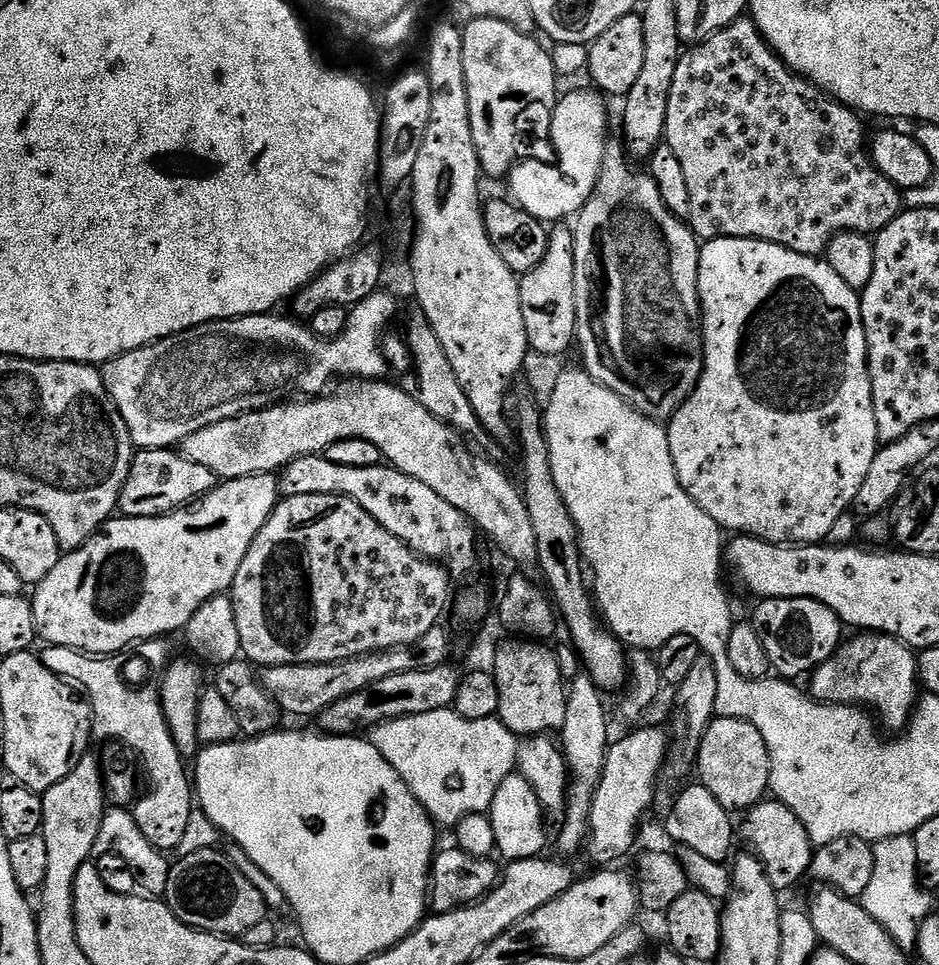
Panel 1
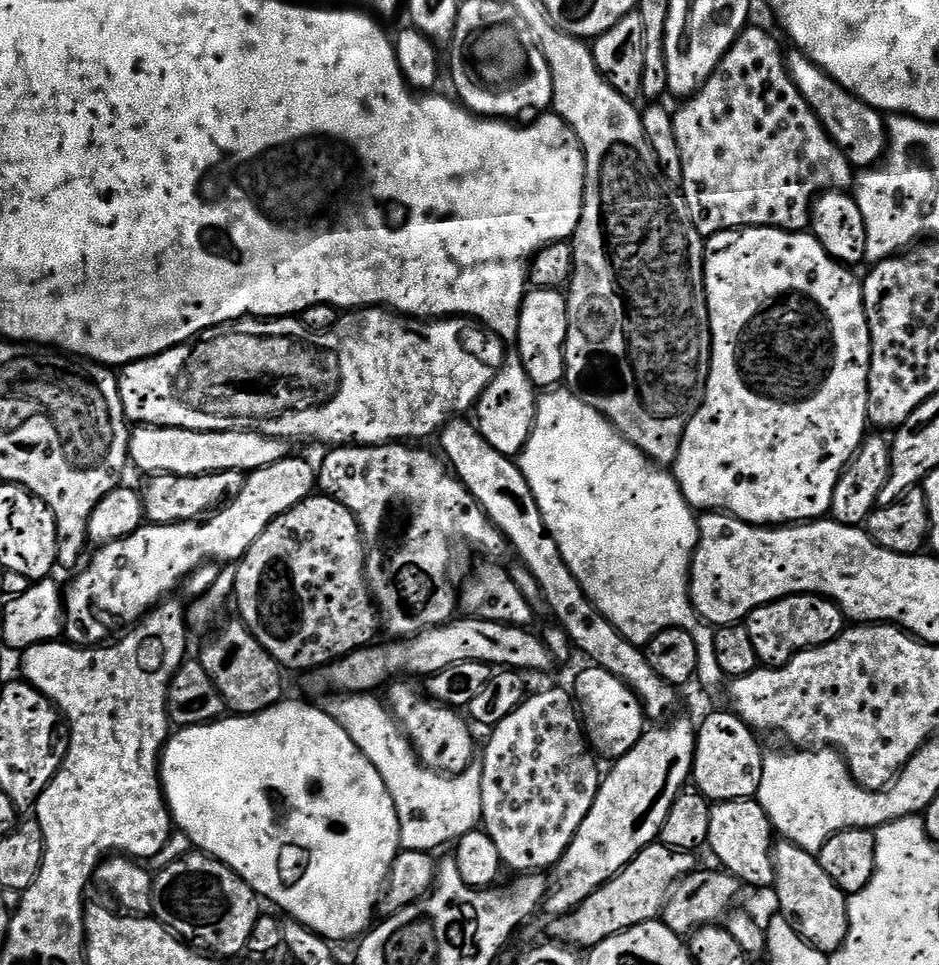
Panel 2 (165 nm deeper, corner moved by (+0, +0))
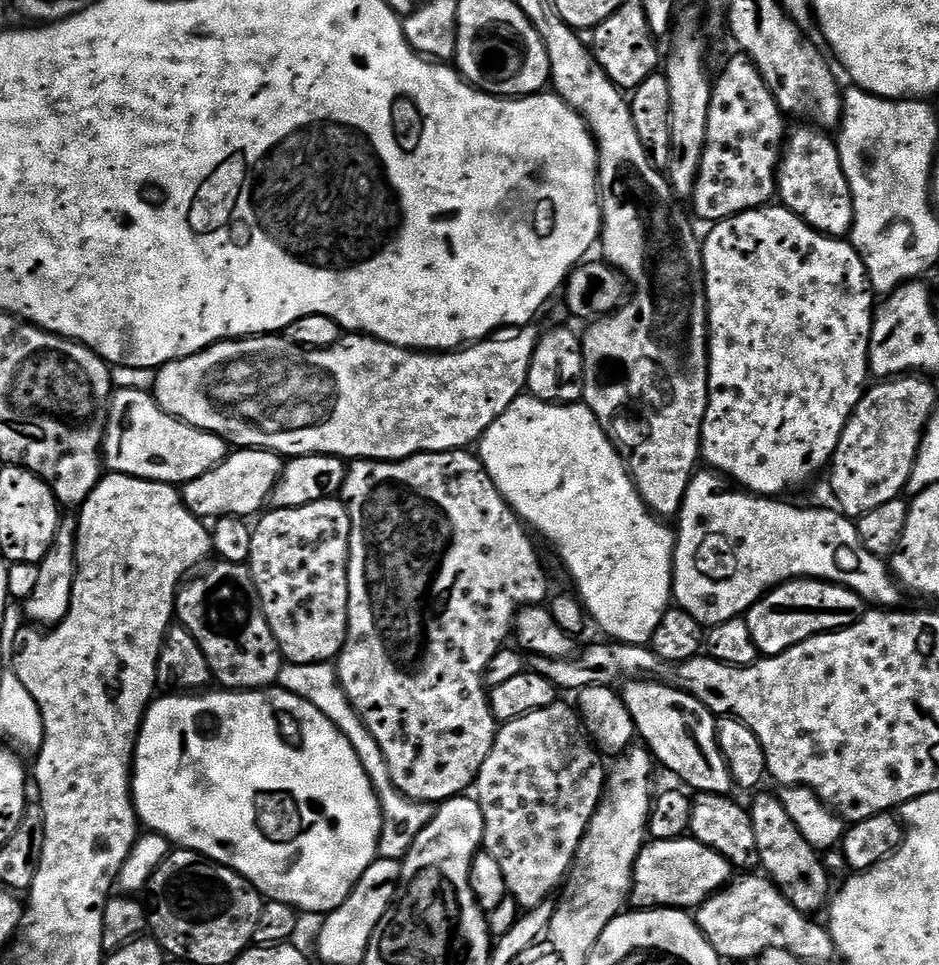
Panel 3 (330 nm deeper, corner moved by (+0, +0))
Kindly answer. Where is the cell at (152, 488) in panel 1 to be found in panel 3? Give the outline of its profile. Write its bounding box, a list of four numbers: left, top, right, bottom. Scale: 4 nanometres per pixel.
[183,448,285,518]

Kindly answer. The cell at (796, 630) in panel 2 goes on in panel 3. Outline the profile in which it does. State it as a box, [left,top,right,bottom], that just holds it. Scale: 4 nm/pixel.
[746,580,865,657]

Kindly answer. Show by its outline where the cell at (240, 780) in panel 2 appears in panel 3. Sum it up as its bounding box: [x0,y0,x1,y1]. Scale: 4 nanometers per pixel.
[132,686,384,913]

